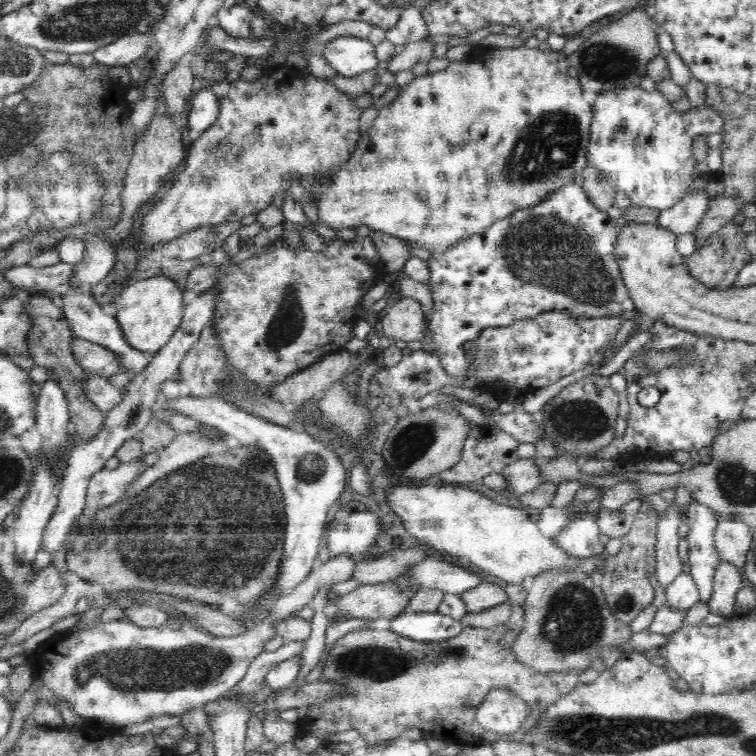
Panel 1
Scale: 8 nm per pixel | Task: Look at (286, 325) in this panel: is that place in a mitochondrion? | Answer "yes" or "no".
yes

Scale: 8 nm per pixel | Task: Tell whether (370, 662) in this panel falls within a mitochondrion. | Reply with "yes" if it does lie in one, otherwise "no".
yes

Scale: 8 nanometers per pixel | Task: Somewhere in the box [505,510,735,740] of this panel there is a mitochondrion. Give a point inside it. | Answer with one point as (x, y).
(572, 623)

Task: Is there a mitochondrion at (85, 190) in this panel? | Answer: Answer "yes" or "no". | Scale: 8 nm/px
yes

